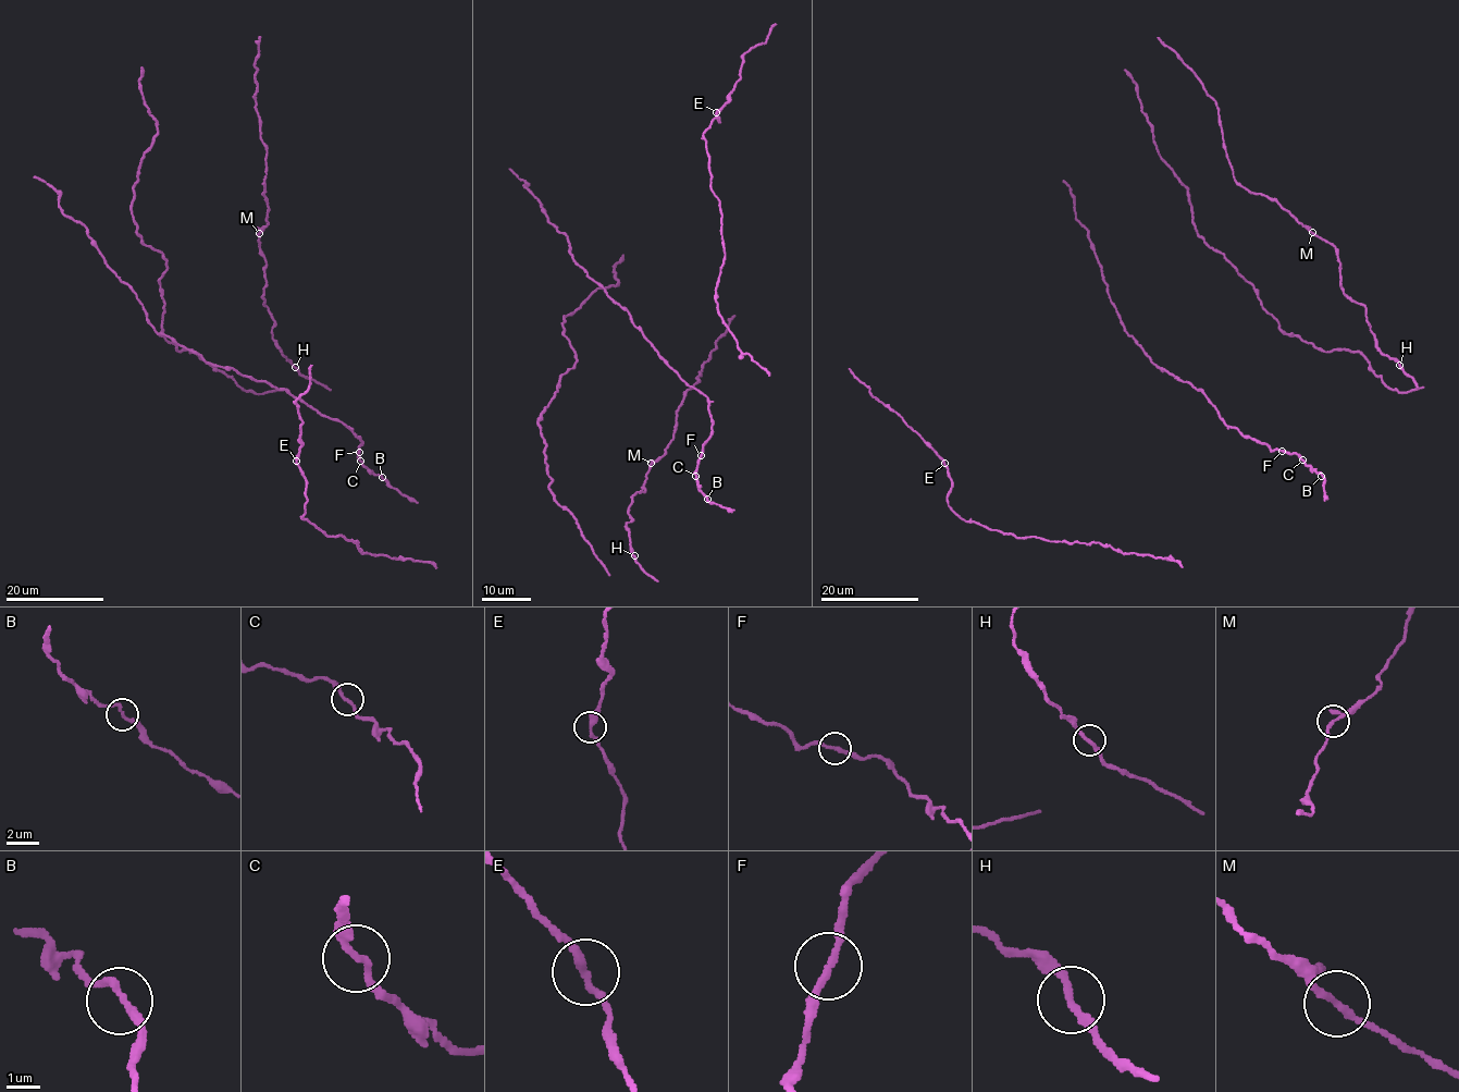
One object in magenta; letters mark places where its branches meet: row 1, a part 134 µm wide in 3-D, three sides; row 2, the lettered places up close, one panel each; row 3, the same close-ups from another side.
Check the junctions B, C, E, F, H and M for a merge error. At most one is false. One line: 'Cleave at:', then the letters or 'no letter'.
Cleave at: no letter

